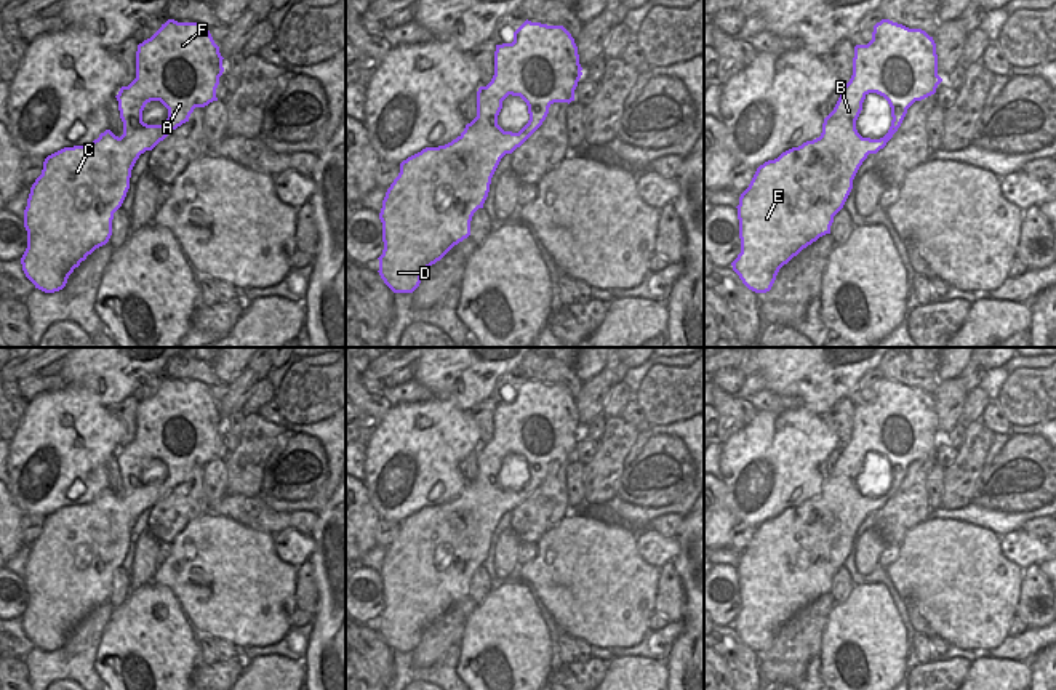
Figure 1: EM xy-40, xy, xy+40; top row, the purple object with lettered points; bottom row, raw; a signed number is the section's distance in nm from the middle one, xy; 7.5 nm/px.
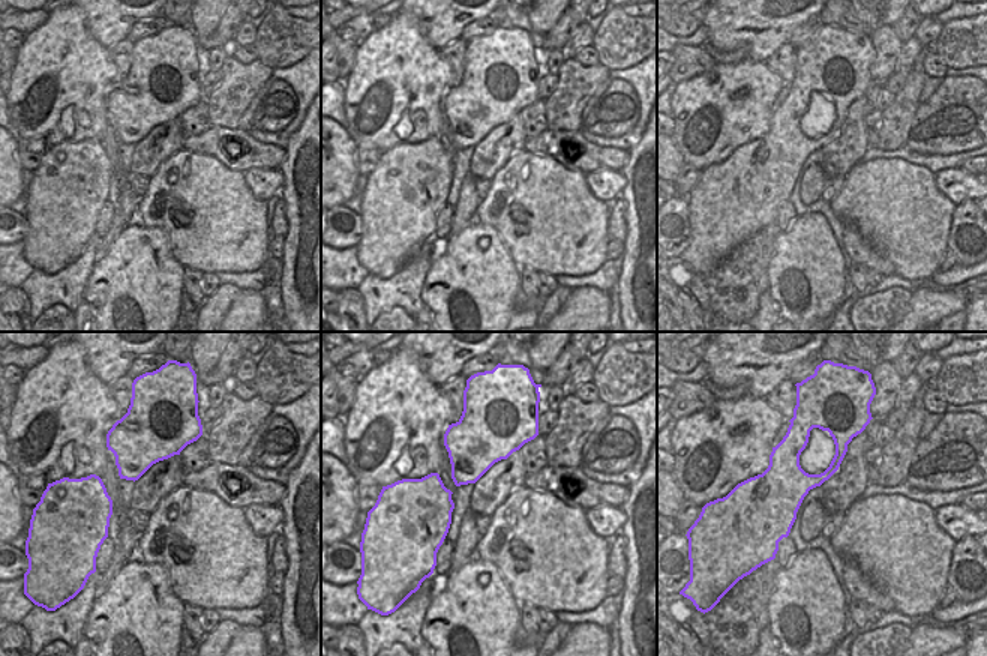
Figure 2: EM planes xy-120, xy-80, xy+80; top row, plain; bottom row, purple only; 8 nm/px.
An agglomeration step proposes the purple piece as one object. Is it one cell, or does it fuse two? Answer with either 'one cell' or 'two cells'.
one cell

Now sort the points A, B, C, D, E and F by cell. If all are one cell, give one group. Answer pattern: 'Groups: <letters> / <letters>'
Groups: A B C D E F.

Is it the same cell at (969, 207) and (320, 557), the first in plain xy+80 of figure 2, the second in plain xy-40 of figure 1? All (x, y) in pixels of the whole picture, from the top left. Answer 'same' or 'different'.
different

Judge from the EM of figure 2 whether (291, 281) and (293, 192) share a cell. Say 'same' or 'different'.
same

